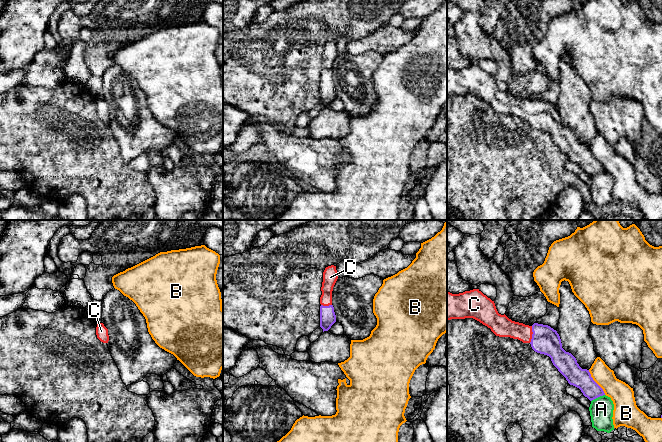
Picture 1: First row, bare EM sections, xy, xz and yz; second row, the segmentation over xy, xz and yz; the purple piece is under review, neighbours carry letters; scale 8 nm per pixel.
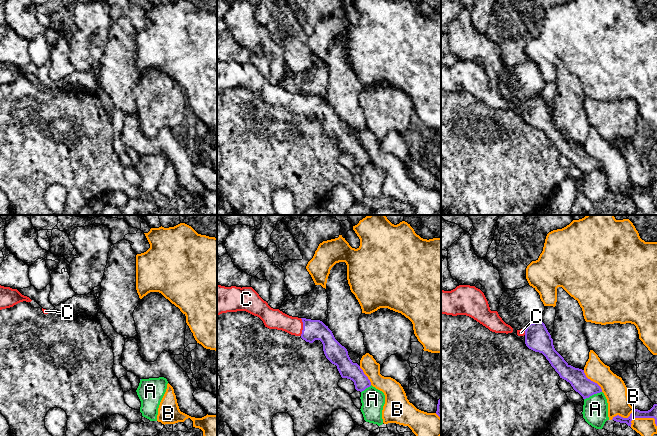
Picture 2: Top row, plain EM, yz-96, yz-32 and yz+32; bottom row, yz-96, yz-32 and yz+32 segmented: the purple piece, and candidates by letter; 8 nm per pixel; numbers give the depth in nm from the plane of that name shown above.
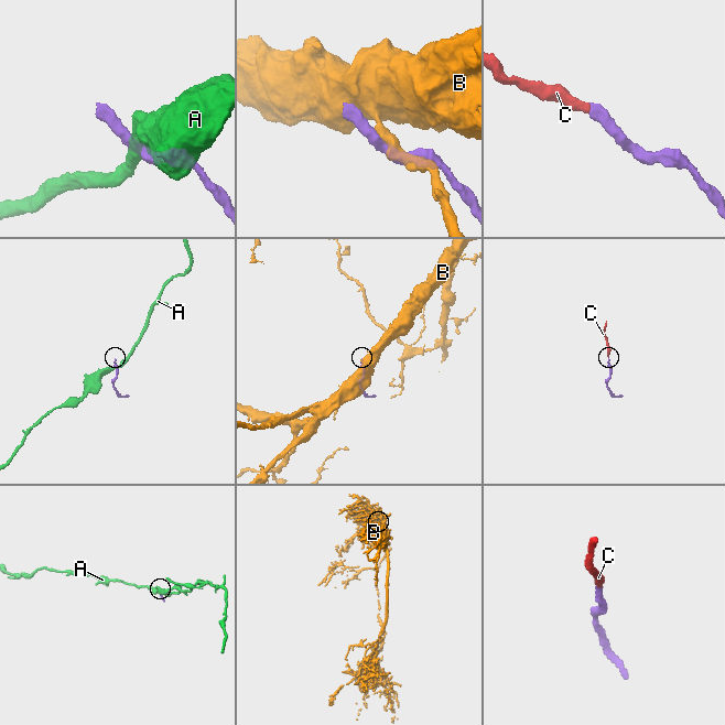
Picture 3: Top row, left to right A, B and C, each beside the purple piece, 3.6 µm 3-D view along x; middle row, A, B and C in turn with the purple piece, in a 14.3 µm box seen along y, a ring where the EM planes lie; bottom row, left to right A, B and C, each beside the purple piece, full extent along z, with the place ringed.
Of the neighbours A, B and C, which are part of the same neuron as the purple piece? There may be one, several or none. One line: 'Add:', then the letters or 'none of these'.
Add: C

